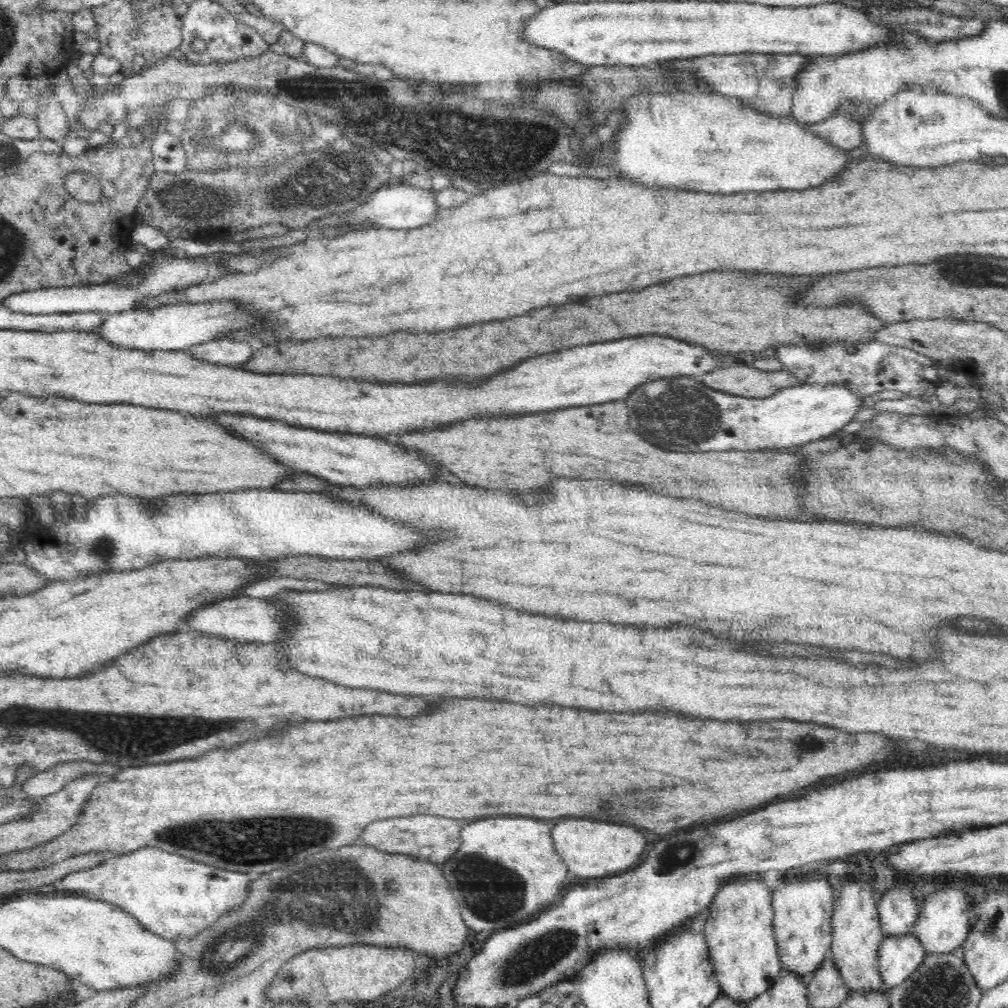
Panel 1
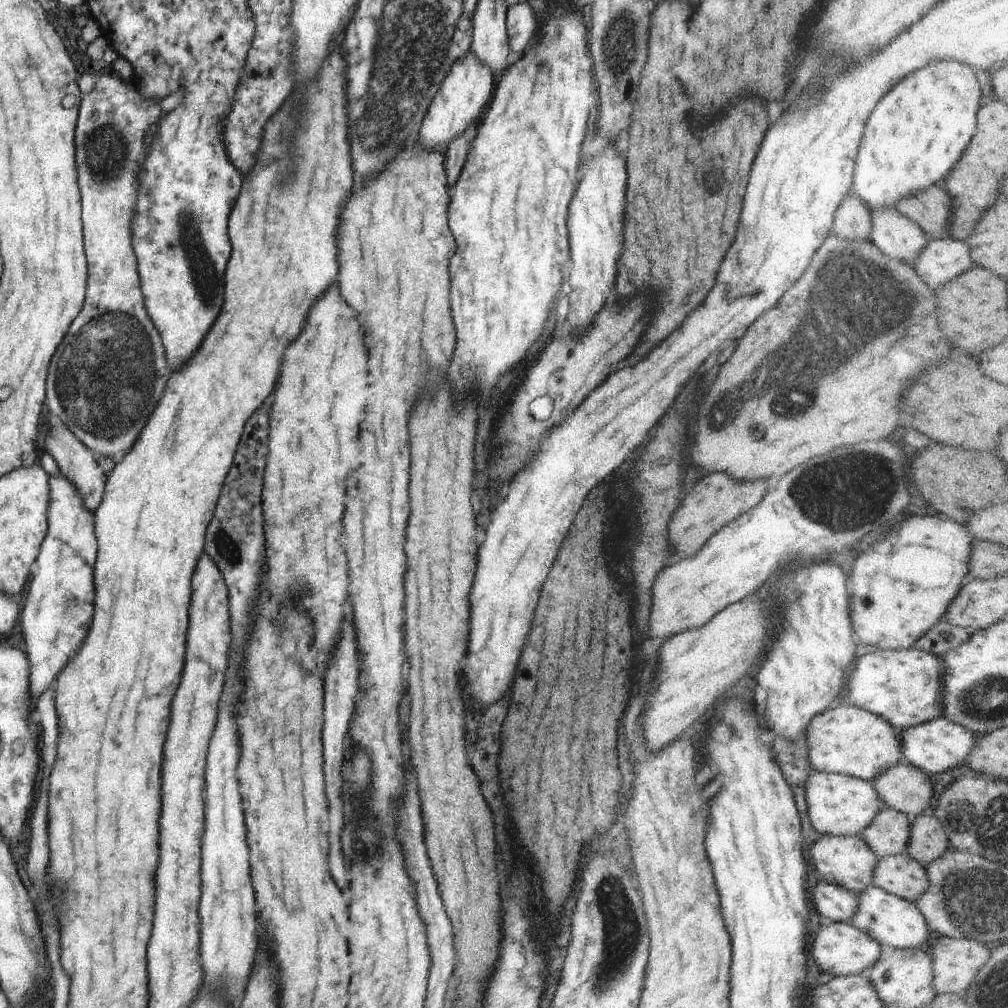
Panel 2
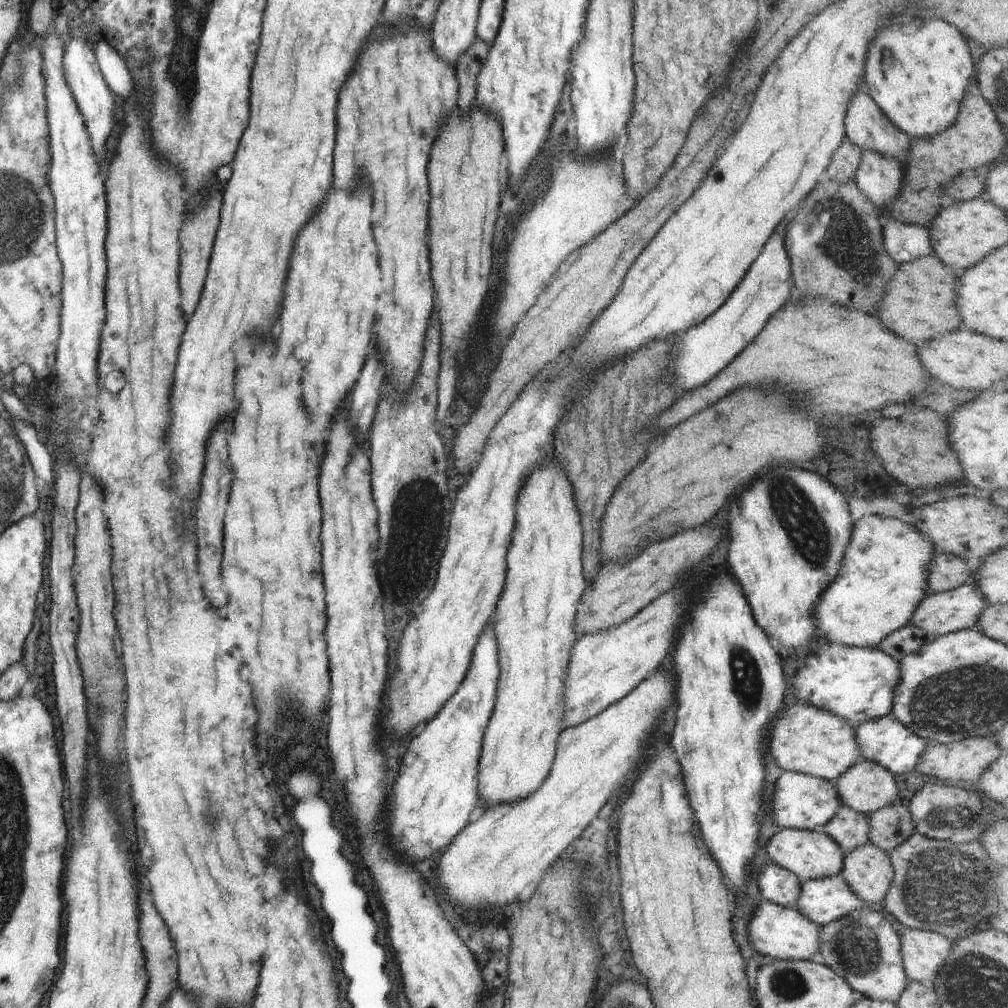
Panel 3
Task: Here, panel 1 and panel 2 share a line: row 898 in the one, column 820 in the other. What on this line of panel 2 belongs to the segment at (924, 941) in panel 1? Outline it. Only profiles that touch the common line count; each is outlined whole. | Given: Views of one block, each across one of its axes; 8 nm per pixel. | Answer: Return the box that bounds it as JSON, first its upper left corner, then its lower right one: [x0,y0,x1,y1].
[810,922,881,976]

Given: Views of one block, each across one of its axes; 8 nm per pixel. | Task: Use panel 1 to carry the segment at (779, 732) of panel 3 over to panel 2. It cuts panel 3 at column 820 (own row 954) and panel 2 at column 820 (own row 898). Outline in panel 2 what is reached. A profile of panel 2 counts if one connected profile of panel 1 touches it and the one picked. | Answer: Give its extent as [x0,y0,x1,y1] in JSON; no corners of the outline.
[804,700,902,782]

